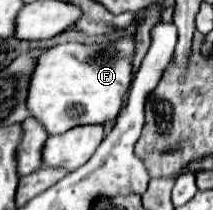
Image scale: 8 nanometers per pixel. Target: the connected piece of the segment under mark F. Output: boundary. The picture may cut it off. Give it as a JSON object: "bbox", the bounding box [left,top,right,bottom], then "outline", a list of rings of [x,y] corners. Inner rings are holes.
{"bbox":[26,37,132,135],"outline":[[[132,37],[94,45],[64,43],[42,51],[36,57],[36,67],[28,85],[26,107],[30,115],[44,125],[48,135],[60,135],[76,125],[102,125],[114,119],[122,105],[124,89],[128,89],[130,83],[132,53]]]}

